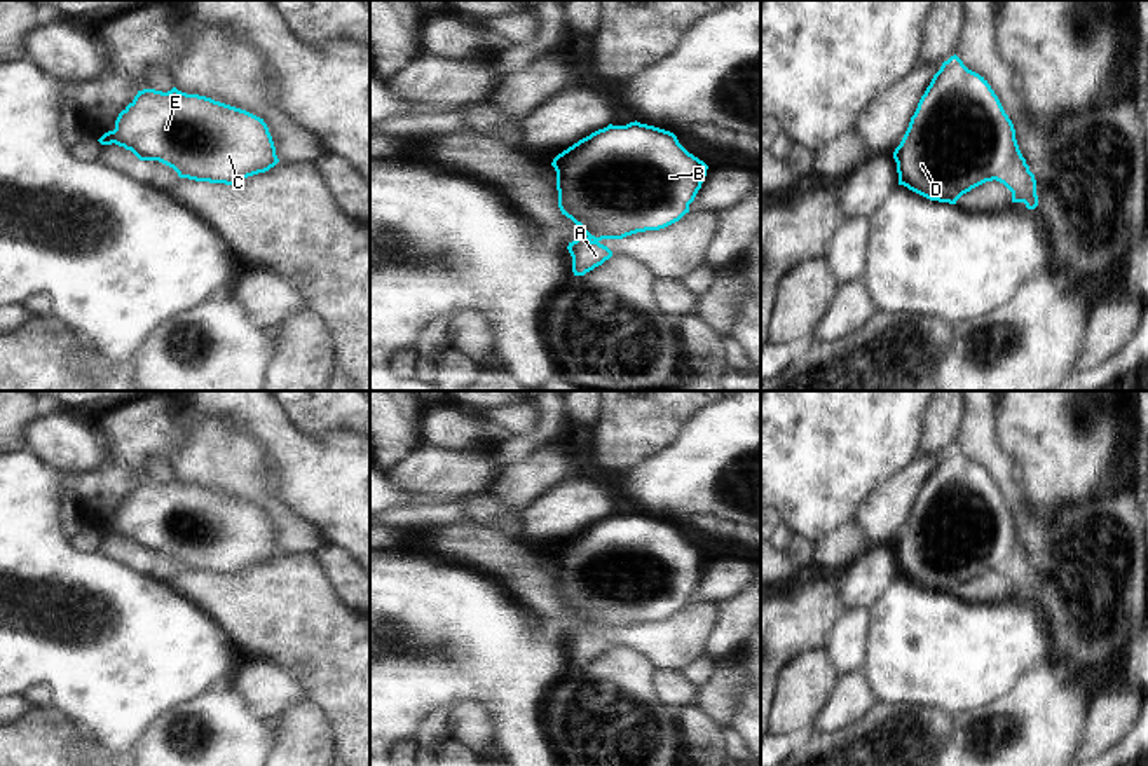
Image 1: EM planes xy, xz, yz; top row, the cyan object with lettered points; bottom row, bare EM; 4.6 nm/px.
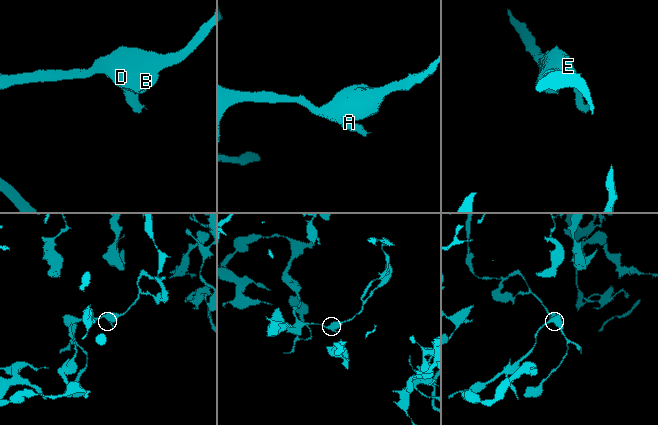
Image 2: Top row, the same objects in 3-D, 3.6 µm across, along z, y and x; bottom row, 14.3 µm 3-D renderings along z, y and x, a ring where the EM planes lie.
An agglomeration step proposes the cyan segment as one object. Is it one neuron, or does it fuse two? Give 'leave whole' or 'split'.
leave whole

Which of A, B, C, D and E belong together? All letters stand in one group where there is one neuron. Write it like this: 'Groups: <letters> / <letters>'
Groups: A B C D E.

